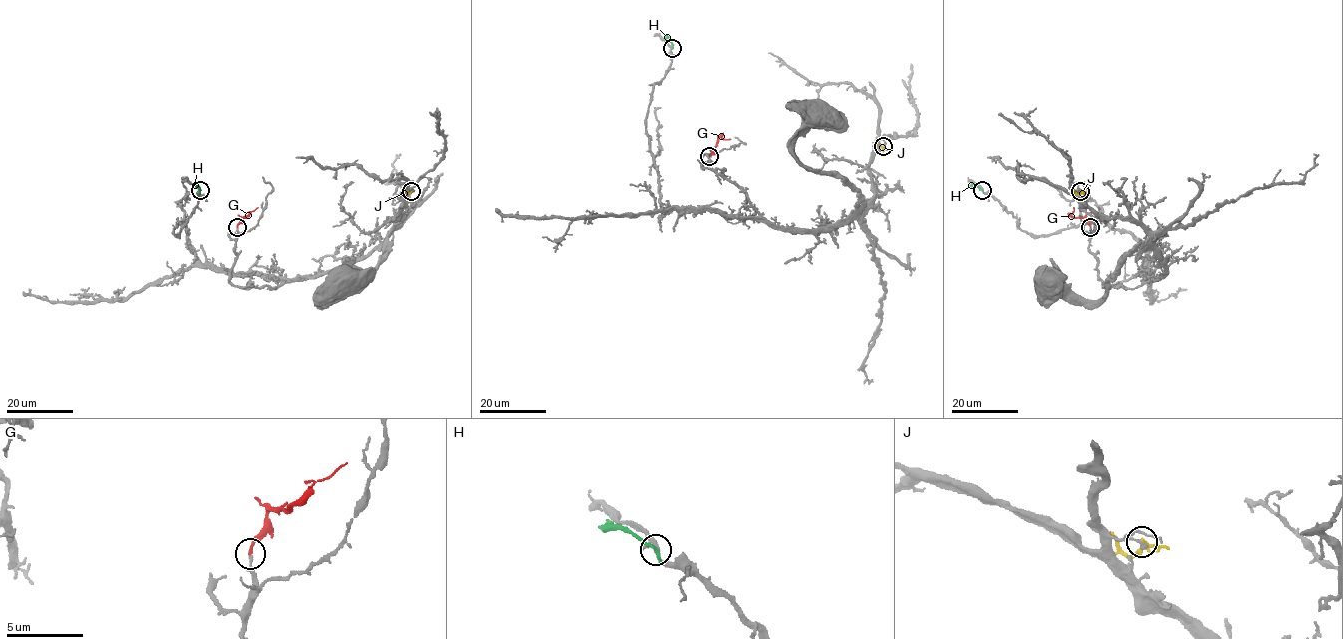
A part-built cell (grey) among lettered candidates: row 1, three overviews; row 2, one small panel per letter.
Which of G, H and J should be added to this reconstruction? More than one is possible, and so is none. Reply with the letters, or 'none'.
G

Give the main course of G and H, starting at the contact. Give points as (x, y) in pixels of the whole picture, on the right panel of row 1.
G: (1090, 227), (1086, 217), (1071, 215), (1073, 207)
H: (982, 190), (969, 185)

